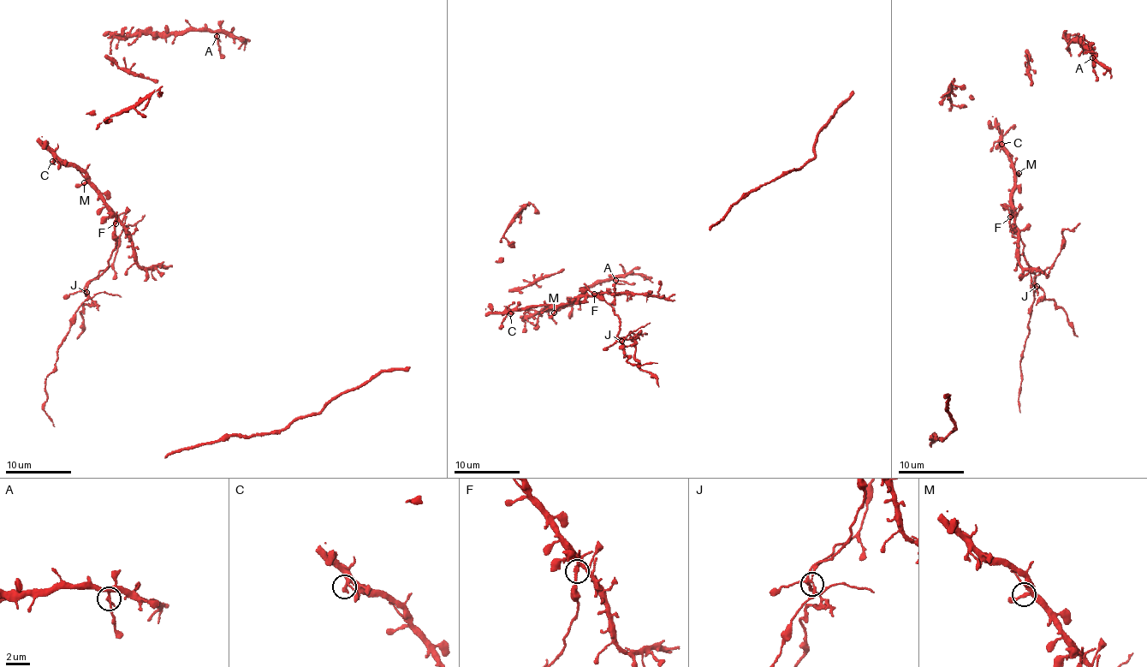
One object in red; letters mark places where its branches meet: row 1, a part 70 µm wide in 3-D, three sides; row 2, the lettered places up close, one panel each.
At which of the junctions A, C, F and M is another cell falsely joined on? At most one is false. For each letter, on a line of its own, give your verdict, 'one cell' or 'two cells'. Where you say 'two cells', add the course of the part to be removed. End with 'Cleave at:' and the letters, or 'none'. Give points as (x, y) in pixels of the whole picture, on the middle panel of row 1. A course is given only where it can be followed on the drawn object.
A: one cell
C: one cell
F: two cells | (594, 293), (619, 315), (618, 339), (624, 338), (624, 357), (630, 356), (627, 362), (641, 366), (657, 362)
M: one cell
Cleave at: F

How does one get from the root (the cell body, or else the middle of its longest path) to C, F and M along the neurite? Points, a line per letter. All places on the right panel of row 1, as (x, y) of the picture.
C: (1024, 255), (1022, 241), (1009, 223), (1007, 206), (1015, 172), (1001, 144)
F: (1024, 255), (1022, 241), (1009, 223), (1010, 217)
M: (1024, 255), (1022, 241), (1009, 223), (1007, 210), (1019, 173)

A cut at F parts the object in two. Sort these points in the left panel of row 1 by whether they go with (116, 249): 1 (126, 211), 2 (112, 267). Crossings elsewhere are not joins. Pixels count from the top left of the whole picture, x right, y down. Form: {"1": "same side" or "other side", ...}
{"1": "other side", "2": "same side"}

